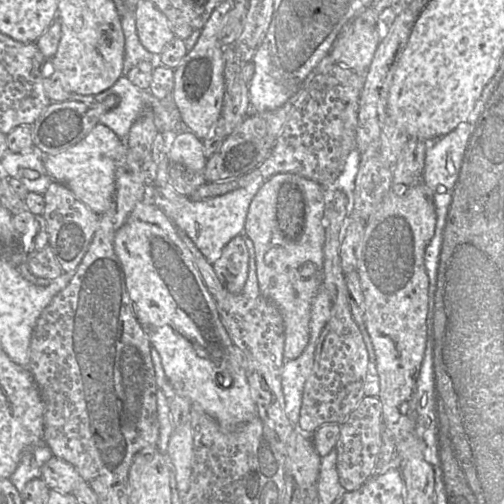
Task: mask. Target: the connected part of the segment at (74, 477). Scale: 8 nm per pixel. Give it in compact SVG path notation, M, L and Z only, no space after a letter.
M52 456L42 467L42 479L50 490L70 494L83 479L68 462Z

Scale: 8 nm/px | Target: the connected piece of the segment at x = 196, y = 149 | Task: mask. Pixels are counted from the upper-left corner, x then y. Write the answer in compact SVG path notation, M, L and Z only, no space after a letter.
M191 131L177 135L168 156L171 162L192 171L204 171L207 162L203 153L203 141Z

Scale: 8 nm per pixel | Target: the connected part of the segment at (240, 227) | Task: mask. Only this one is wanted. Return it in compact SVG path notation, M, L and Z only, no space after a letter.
M257 177L246 187L201 201L193 201L179 194L170 183L160 187L151 185L148 200L173 222L179 232L185 233L192 240L208 263L213 264L221 257L224 247L233 238L243 234L250 203L265 181Z

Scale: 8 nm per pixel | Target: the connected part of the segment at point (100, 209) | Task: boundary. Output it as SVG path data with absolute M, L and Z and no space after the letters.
M99 123L84 139L67 150L43 156L44 166L53 181L65 185L77 199L101 216L111 206L115 192L115 173L127 149L124 140L109 127Z

